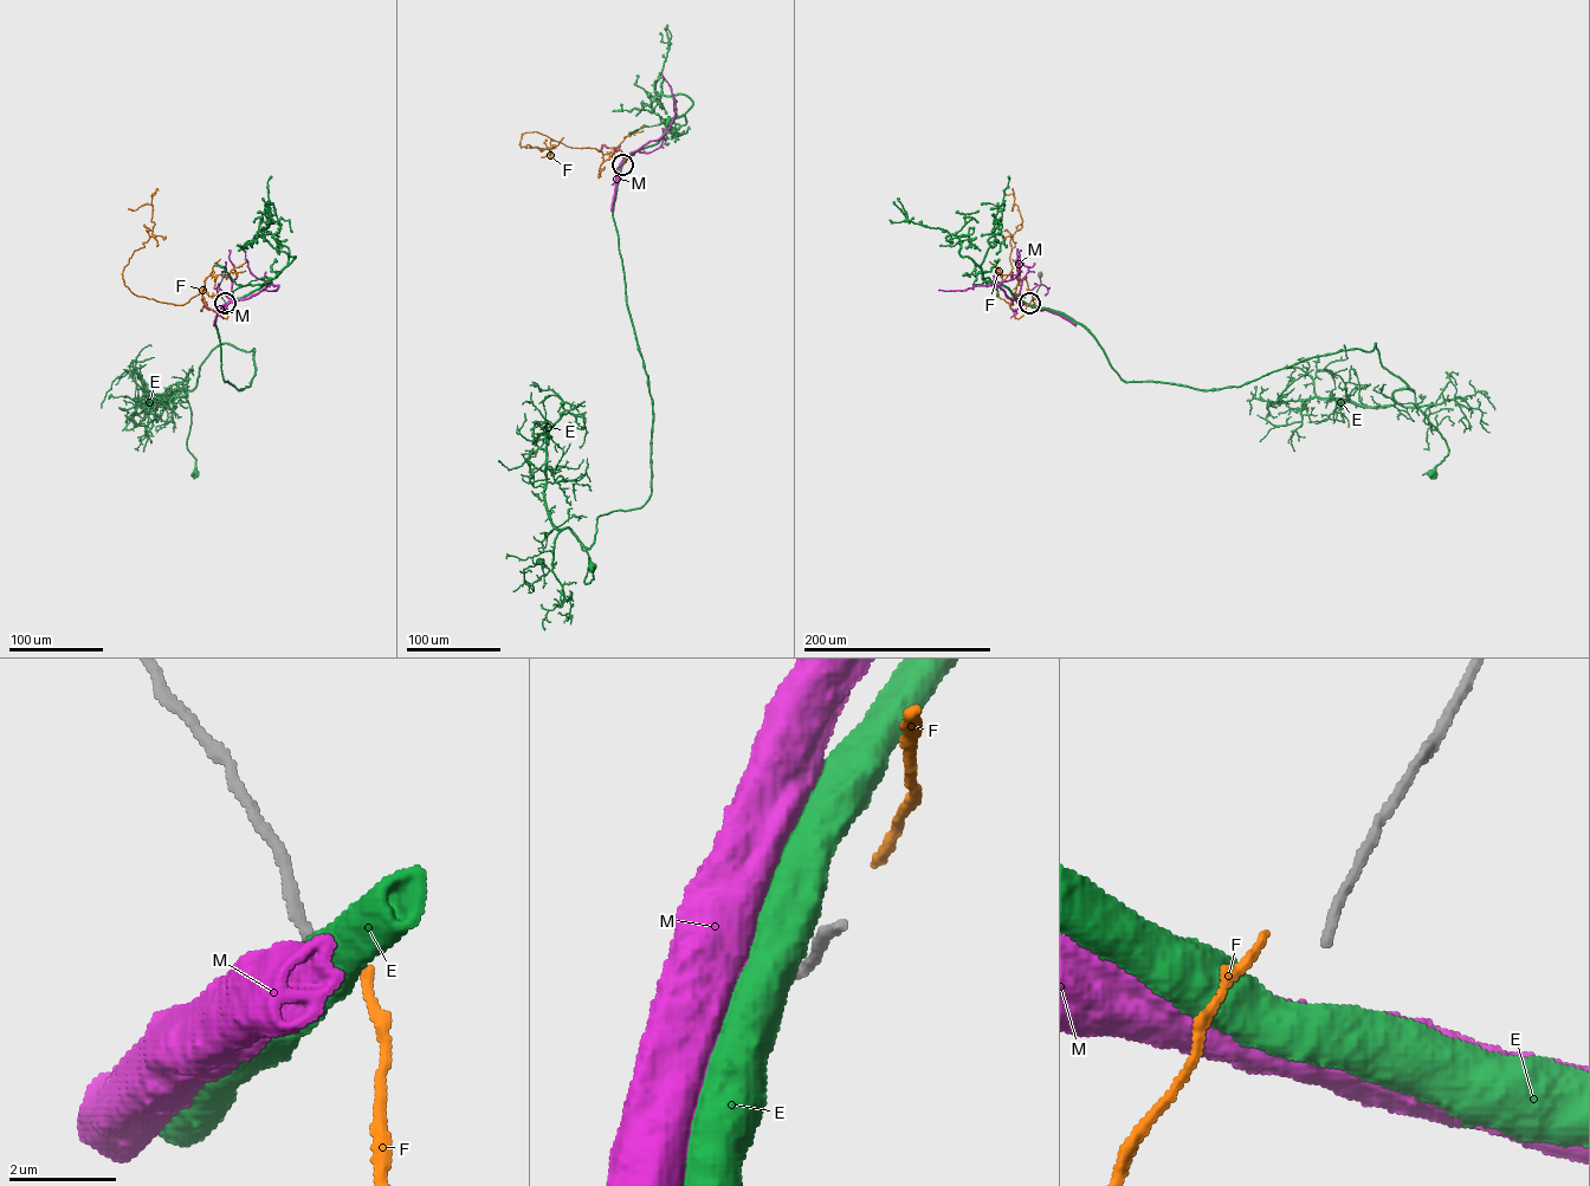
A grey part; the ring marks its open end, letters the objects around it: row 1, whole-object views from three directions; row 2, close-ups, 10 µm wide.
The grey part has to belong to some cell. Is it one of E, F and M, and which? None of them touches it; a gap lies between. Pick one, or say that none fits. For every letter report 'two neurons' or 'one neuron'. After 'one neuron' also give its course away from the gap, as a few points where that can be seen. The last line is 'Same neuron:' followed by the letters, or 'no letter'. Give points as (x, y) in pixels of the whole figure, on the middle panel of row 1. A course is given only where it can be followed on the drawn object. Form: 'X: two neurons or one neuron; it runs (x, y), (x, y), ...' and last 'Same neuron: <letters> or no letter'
E: two neurons
F: two neurons
M: two neurons
Same neuron: no letter

